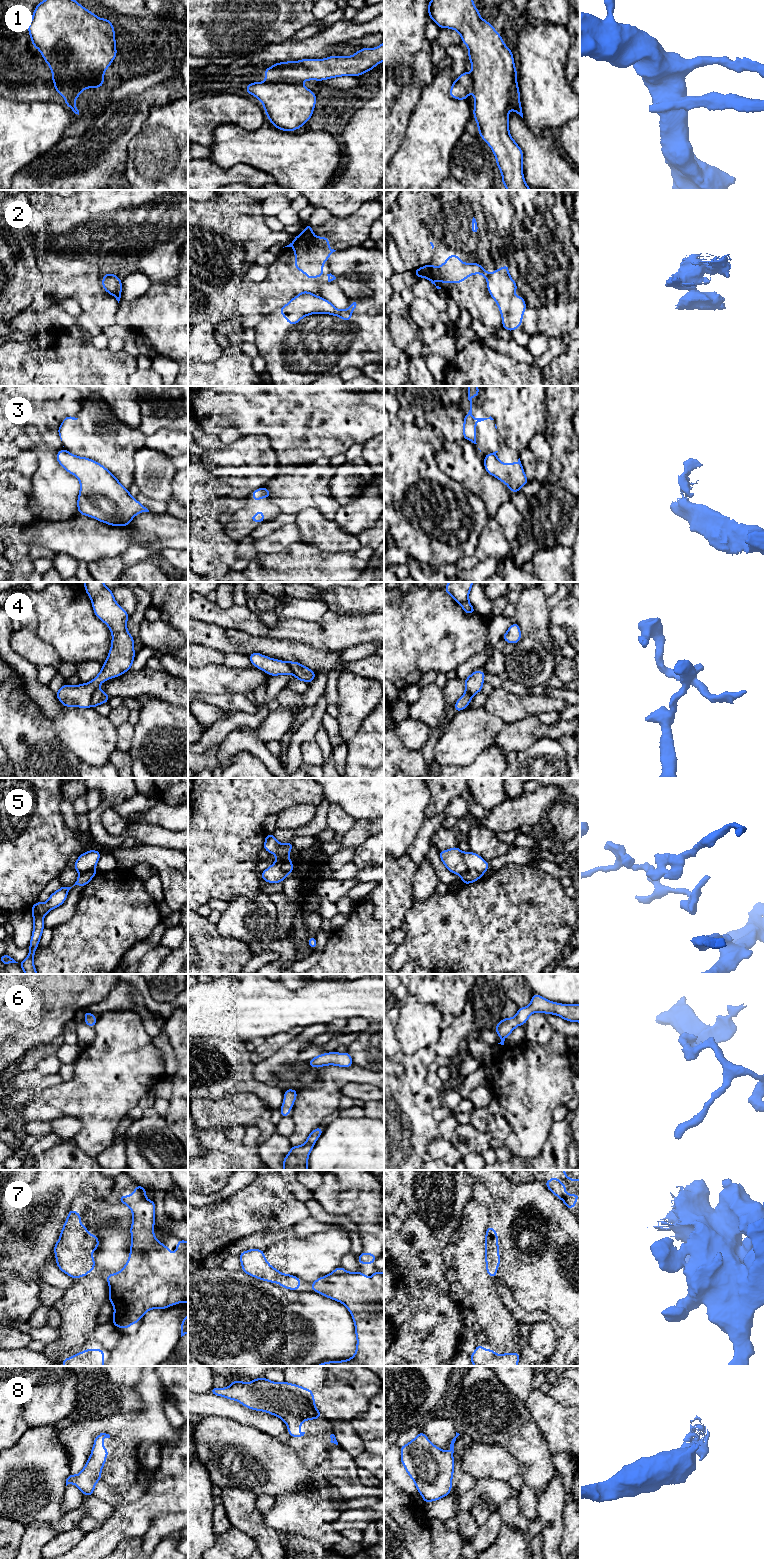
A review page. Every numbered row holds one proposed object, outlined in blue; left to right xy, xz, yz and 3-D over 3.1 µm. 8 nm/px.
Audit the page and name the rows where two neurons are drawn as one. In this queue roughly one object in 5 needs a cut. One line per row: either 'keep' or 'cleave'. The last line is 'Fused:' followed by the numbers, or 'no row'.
1: cleave
2: cleave
3: cleave
4: cleave
5: cleave
6: keep
7: keep
8: keep
Fused: 1, 2, 3, 4, 5

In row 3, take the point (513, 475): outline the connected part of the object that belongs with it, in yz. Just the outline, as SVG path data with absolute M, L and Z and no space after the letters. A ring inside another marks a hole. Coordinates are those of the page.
M489 453L484 456L484 467L488 474L505 483L513 494L519 492L529 482L520 458L517 462L504 464L496 454Z

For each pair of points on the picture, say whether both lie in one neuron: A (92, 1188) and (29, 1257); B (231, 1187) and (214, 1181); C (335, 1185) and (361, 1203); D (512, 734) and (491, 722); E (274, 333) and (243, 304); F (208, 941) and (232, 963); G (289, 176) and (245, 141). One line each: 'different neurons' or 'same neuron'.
A: same neuron
B: different neurons
C: same neuron
D: different neurons
E: different neurons
F: same neuron
G: same neuron

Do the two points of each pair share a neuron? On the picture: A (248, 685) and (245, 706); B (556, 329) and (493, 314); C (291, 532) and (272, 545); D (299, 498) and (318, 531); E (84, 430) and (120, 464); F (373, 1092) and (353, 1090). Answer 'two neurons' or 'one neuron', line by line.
A: two neurons
B: two neurons
C: one neuron
D: two neurons
E: one neuron
F: one neuron

